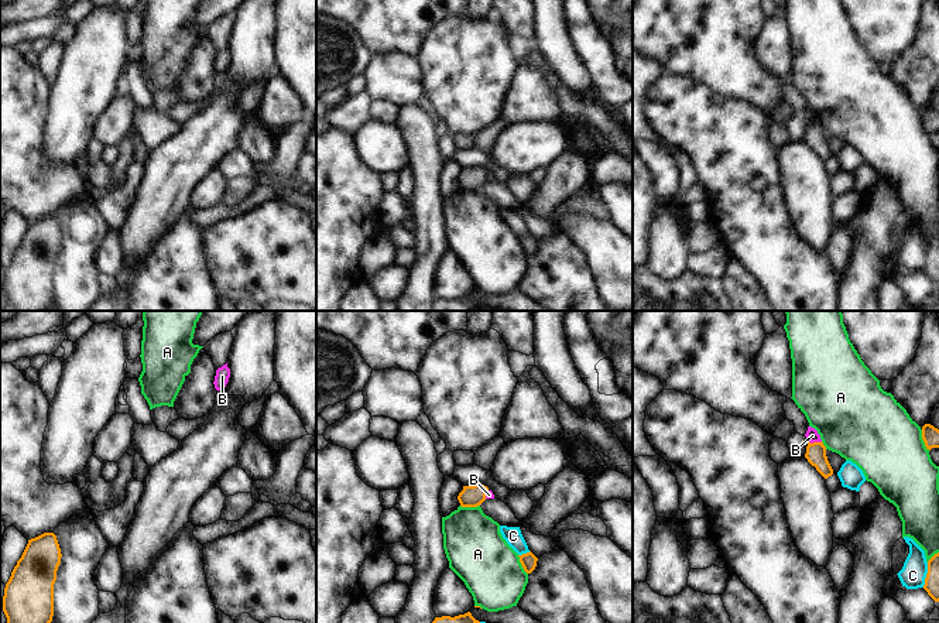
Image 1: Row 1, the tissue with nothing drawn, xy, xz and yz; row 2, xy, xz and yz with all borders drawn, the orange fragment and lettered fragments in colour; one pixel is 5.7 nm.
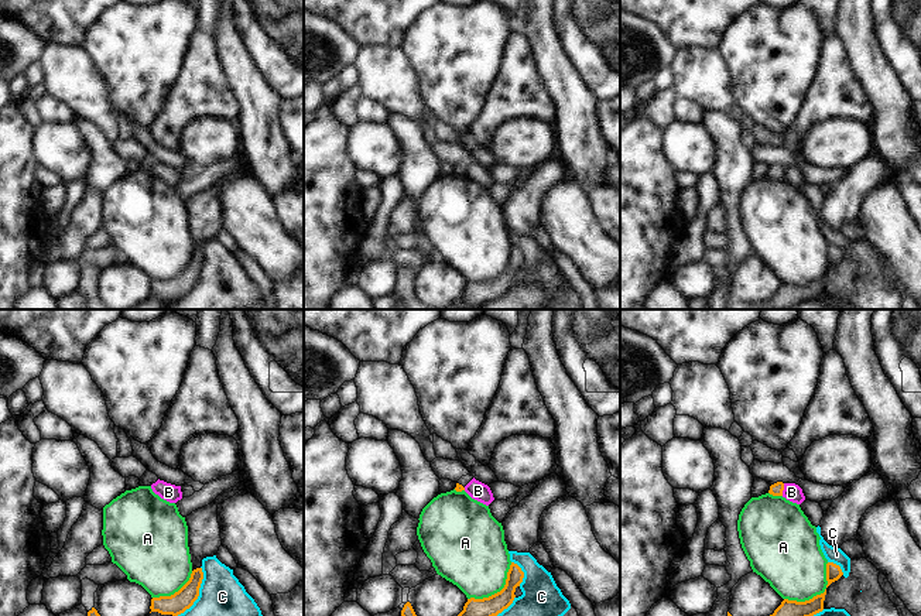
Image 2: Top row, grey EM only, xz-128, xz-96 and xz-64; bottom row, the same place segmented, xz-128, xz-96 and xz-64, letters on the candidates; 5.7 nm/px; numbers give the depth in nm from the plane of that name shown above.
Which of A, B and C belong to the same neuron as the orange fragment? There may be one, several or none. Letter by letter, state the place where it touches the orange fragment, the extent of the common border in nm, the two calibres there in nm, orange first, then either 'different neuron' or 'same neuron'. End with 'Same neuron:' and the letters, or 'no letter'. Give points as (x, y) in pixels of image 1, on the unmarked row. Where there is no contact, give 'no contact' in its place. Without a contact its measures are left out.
A: contact yz (922, 122); length 130 nm; calibres 100 and 420 nm; different neuron
B: contact yz (815, 126); length 70 nm; calibres 110 and 70 nm; different neuron
C: contact yz (926, 259); length 150 nm; calibres 80 and 150 nm; different neuron
Same neuron: no letter

